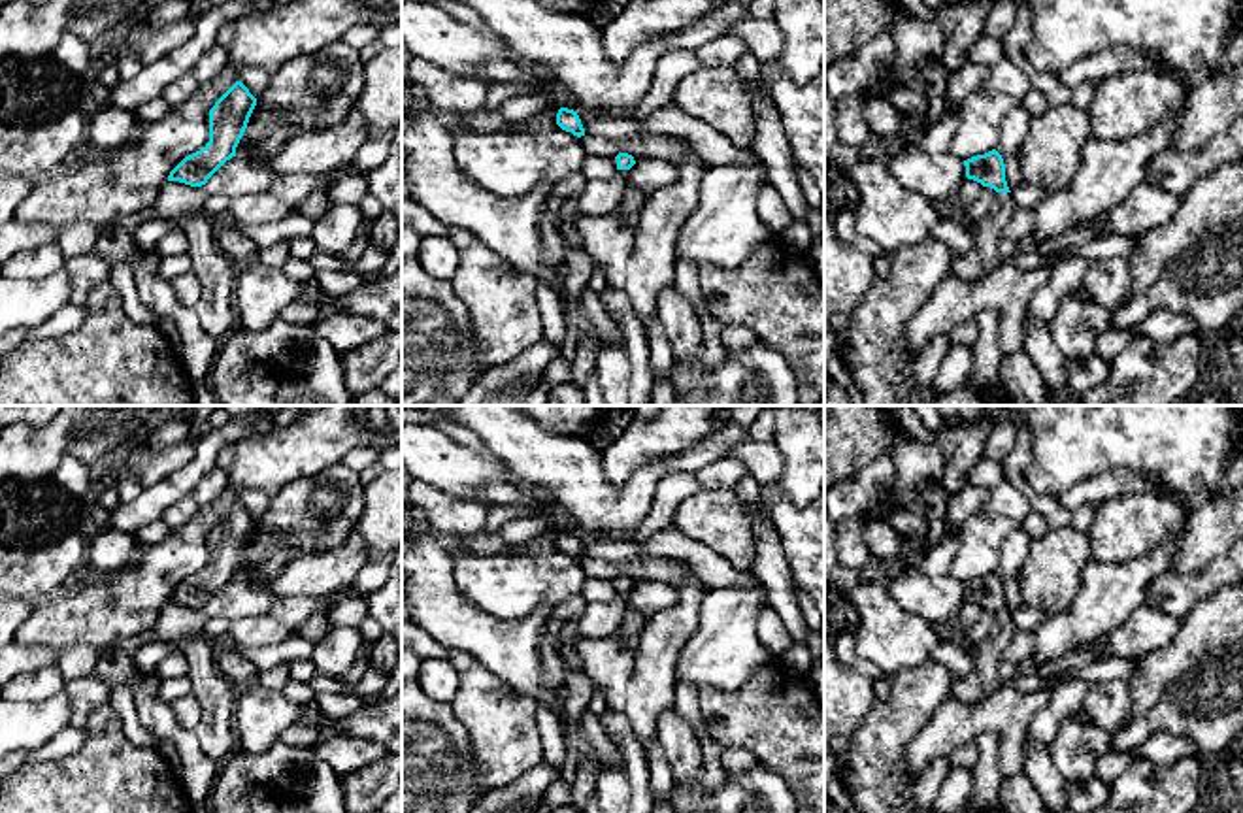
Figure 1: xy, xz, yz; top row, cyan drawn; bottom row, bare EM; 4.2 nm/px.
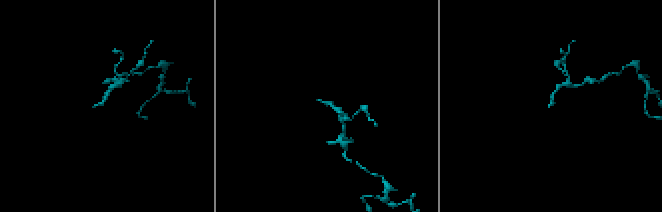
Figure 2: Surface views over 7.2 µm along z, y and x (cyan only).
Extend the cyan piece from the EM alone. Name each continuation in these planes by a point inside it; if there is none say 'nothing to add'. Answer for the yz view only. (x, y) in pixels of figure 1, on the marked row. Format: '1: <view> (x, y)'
1: yz (983, 257)

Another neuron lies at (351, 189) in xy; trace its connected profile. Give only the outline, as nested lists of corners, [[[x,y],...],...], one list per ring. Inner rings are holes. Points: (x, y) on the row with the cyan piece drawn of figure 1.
[[[351,174],[334,181],[328,191],[330,202],[360,206],[368,194],[368,181],[362,174]]]

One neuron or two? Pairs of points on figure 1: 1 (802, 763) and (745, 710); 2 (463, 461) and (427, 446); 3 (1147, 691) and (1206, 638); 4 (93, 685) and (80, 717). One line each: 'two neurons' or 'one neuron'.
1: one neuron
2: one neuron
3: one neuron
4: one neuron

